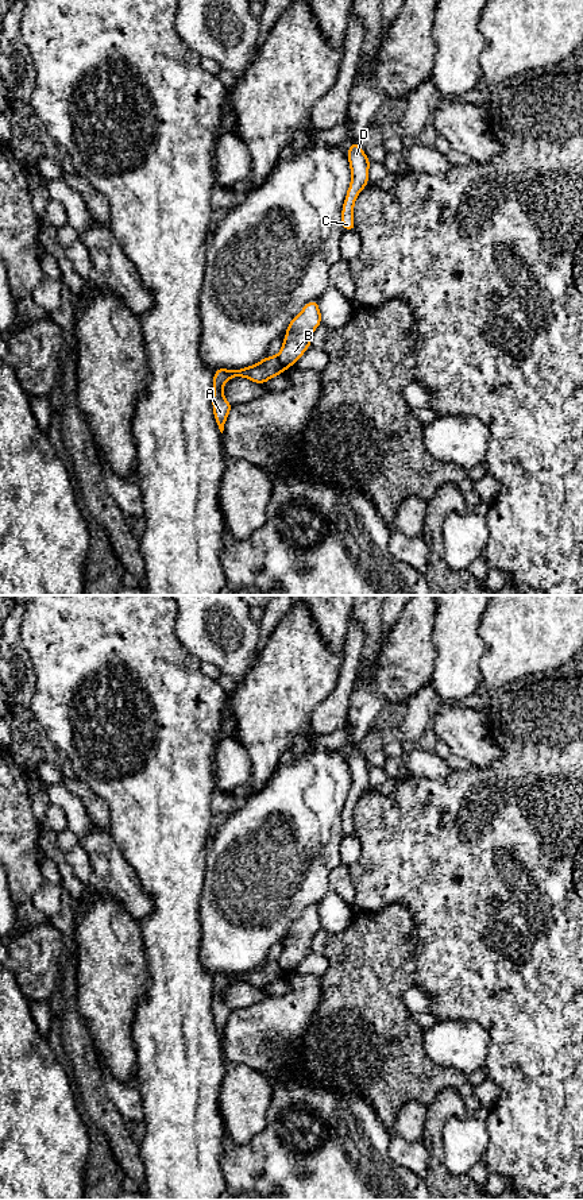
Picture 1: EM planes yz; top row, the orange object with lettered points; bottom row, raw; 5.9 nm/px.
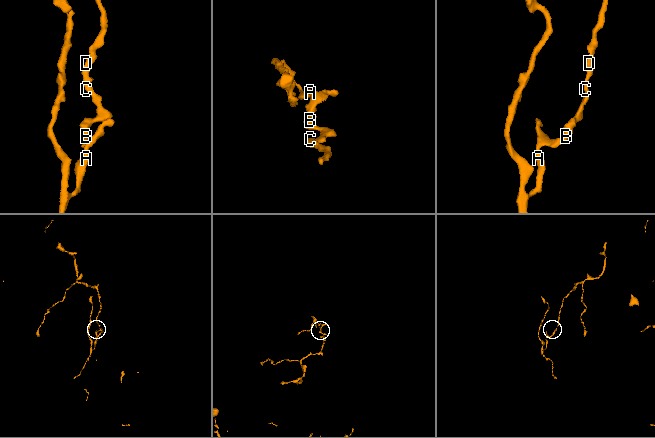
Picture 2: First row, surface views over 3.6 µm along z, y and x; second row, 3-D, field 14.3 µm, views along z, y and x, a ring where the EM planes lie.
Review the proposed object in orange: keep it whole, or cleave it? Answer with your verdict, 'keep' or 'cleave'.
cleave

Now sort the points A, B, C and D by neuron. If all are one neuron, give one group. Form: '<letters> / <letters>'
A / B C D

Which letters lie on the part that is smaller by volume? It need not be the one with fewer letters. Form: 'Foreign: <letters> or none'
Foreign: A

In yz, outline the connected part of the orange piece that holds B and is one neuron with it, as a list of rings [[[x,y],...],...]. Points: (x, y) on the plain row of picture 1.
[[[317,906],[308,907],[300,919],[290,926],[282,953],[278,958],[278,964],[285,973],[294,969],[306,953],[312,950],[312,938],[320,929],[321,918]]]

